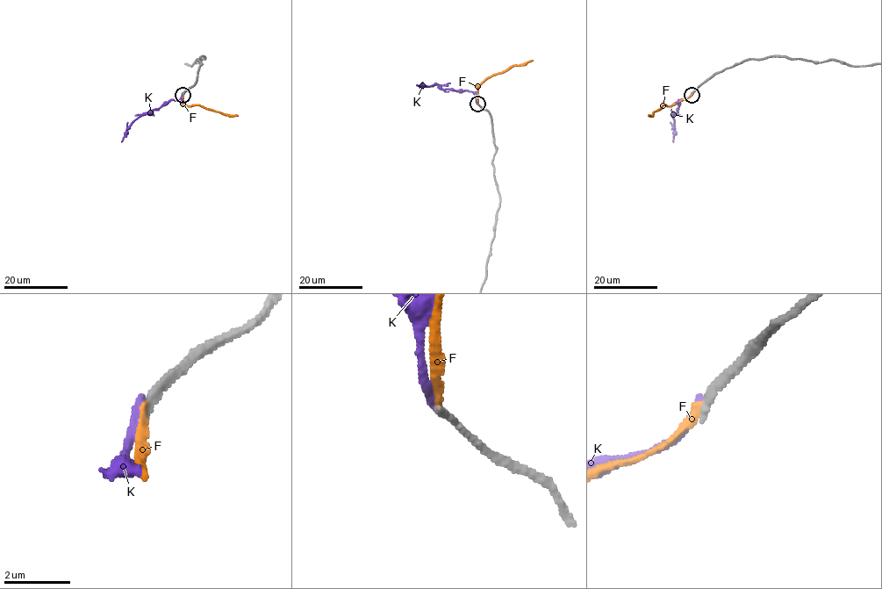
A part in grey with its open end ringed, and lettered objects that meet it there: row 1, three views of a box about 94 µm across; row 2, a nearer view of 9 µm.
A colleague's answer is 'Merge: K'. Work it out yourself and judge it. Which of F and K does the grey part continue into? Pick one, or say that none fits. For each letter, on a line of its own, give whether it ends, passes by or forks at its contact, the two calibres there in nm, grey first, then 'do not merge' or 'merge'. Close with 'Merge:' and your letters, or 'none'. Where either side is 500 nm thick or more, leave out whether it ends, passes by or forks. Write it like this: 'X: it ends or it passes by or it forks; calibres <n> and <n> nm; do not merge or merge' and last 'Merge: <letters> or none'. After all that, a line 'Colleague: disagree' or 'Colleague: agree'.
F: it ends; calibres 280 and 240 nm; do not merge
K: it ends; calibres 280 and 280 nm; do not merge
Merge: none
Colleague: disagree

